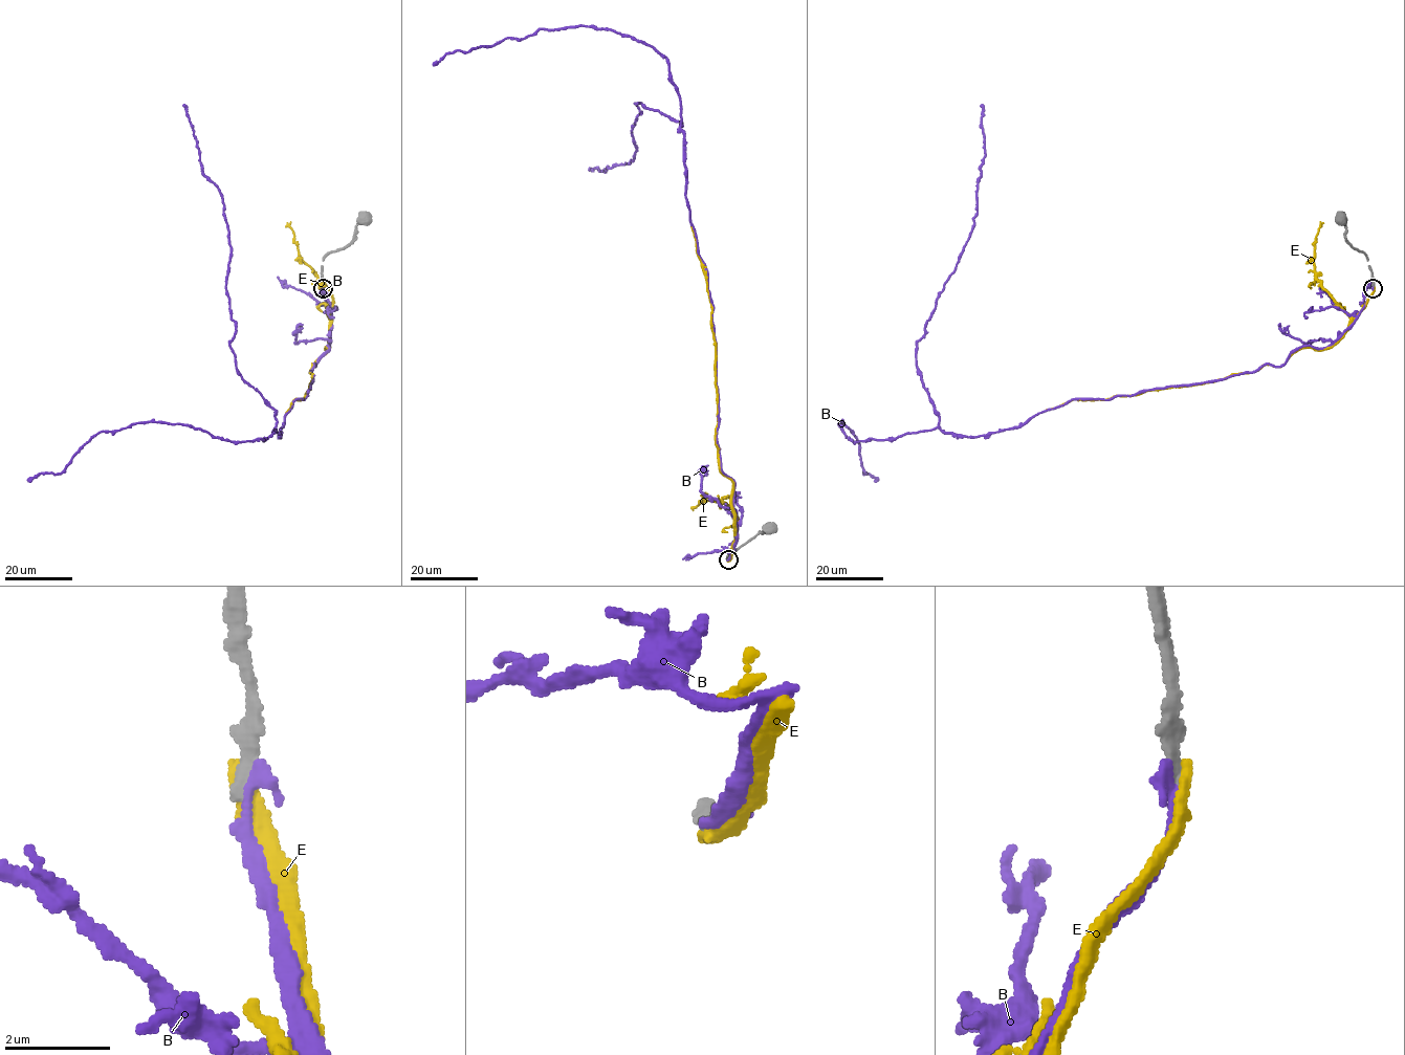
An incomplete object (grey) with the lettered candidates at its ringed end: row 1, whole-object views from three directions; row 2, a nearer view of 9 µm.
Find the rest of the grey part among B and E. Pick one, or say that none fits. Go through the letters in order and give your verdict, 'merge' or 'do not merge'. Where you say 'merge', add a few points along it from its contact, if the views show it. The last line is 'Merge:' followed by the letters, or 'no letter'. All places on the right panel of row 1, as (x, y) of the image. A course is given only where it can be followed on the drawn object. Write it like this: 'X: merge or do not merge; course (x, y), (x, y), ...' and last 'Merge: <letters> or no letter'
B: merge; course (1373, 288), (1335, 341), (1280, 366), (1073, 398), (986, 435), (945, 433), (916, 348), (974, 223), (982, 104)
E: do not merge
Merge: B

